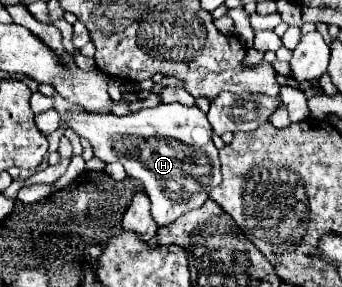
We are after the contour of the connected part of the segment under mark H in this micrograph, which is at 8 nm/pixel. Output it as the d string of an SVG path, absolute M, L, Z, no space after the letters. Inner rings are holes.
M160 104L126 116L68 110L66 124L78 136L88 138L94 156L104 162L120 162L128 176L144 184L152 202L152 218L158 226L168 226L182 214L200 208L222 180L218 150L212 144L212 128L198 106ZM182 144L190 148L182 148Z

